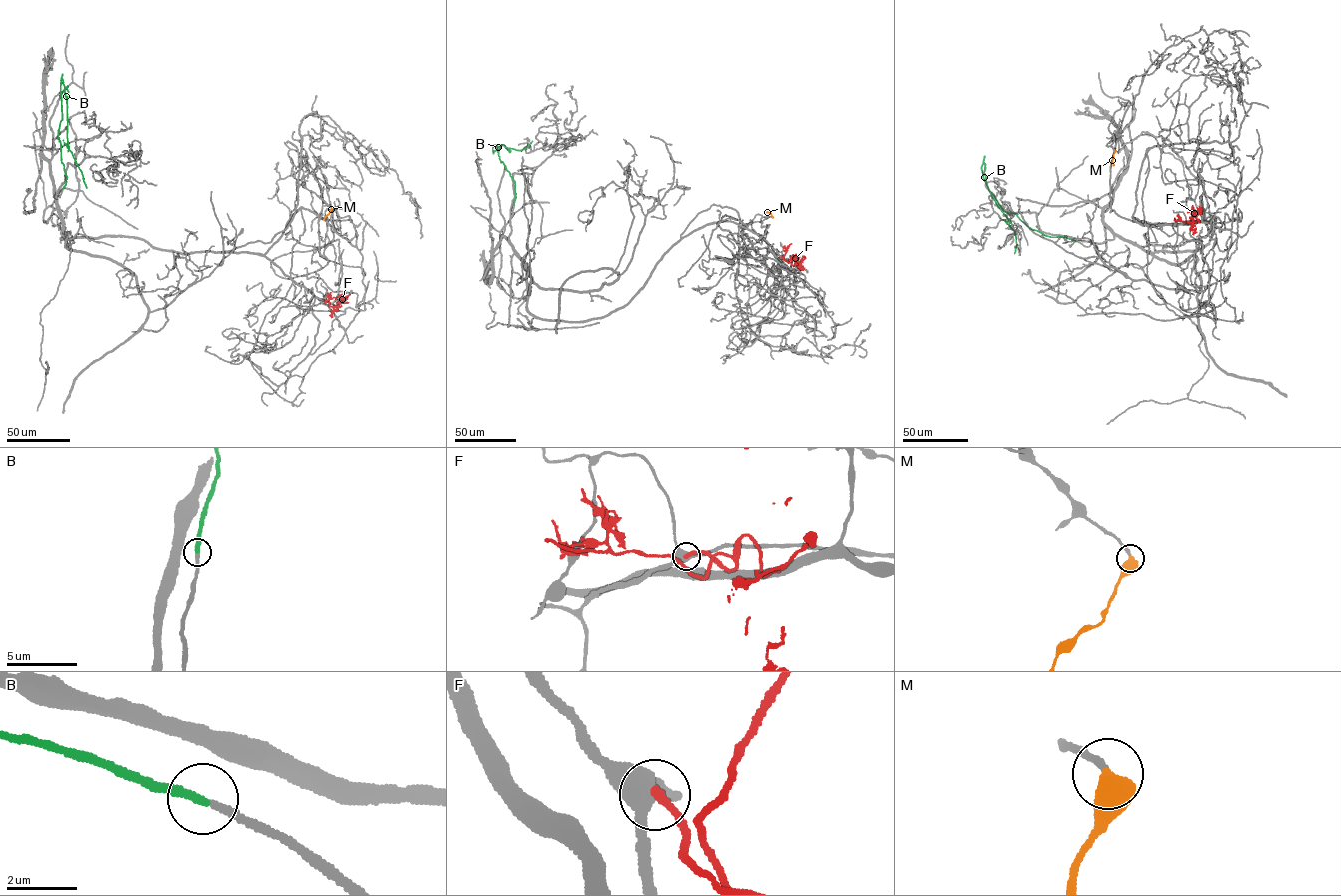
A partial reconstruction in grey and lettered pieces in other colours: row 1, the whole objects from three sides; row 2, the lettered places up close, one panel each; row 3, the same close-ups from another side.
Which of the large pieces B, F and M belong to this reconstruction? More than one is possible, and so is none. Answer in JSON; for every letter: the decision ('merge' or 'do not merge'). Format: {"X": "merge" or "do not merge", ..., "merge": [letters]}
{"B": "merge", "F": "do not merge", "M": "merge", "merge": ["B", "M"]}

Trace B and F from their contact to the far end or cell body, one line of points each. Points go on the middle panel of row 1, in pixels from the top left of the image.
B: (514, 204), (515, 181), (498, 147), (492, 148), (502, 144), (510, 152), (519, 150), (532, 140)
F: (781, 257), (792, 264), (798, 263), (798, 266), (805, 257)

